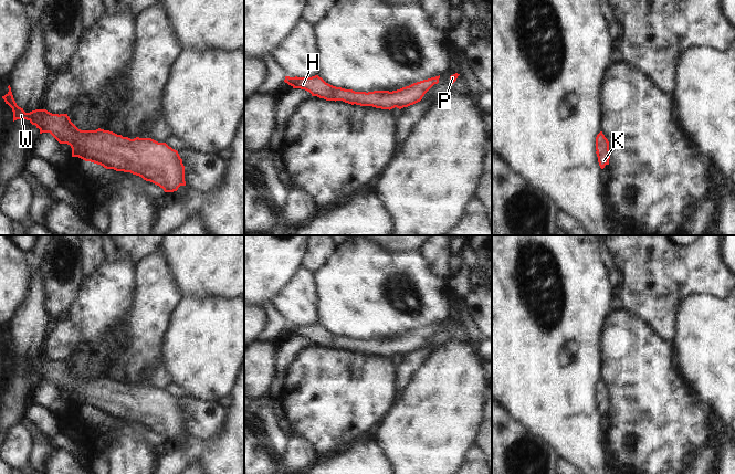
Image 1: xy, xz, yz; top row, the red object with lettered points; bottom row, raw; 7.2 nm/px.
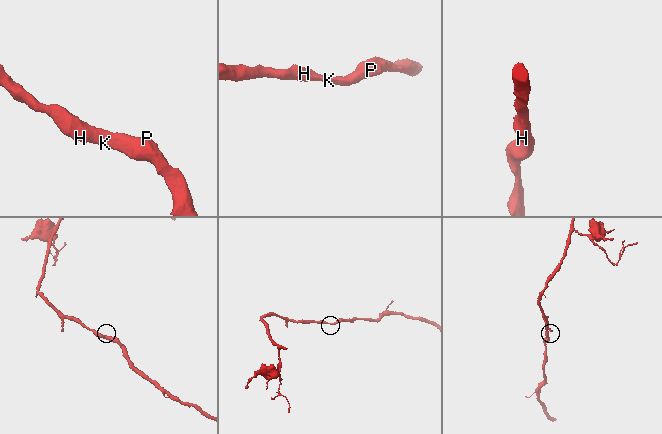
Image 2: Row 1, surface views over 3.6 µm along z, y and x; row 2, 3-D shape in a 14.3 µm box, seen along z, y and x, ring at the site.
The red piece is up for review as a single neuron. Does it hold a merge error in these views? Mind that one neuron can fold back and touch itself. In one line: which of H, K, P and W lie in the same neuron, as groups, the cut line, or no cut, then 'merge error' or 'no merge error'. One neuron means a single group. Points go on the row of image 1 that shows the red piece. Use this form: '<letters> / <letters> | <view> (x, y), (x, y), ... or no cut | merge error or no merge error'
H K P W | no cut | no merge error

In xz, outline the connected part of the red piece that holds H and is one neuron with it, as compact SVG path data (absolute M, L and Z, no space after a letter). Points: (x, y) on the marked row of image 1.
M318 75L312 77L290 77L285 76L284 82L293 88L301 88L309 92L312 96L317 96L326 101L343 101L348 104L360 106L372 106L381 109L401 109L413 105L422 99L424 94L439 83L439 76L413 83L397 91L374 91L355 92L333 86L326 83Z

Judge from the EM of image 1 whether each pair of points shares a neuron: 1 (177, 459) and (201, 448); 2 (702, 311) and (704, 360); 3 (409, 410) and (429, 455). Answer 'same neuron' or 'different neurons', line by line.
1: same neuron
2: same neuron
3: same neuron

